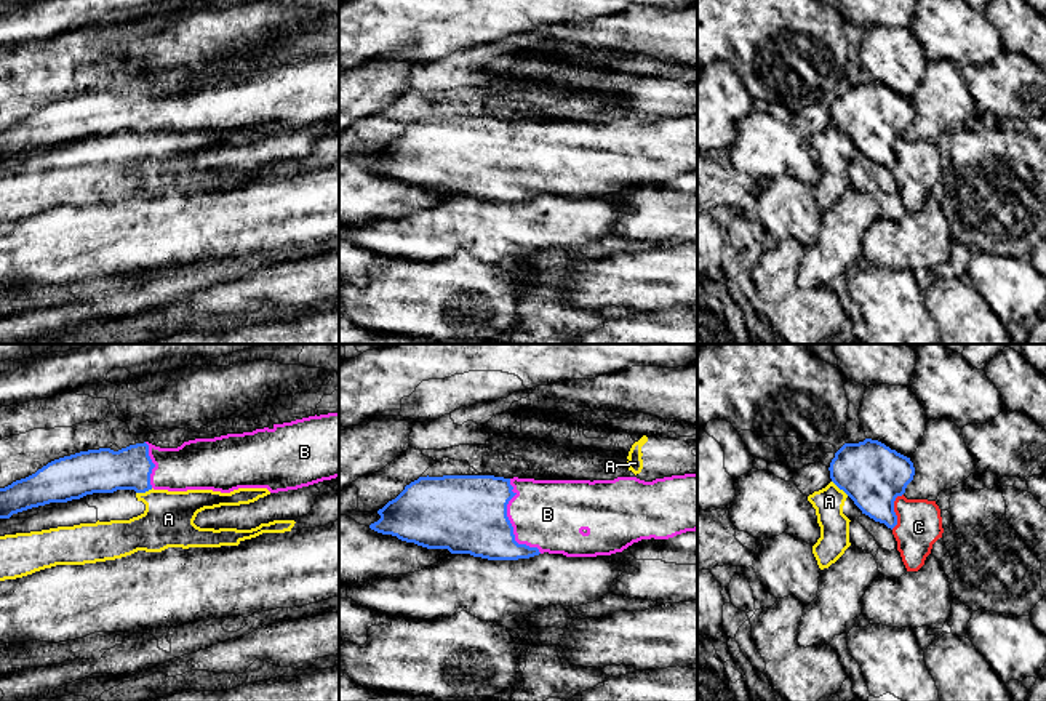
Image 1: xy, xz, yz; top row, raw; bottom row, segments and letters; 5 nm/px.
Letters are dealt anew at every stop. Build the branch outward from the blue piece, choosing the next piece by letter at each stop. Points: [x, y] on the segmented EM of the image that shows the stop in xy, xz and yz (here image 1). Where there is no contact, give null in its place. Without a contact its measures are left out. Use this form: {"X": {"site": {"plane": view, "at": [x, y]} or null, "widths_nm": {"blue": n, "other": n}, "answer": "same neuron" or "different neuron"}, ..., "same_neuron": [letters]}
{"A": {"site": {"plane": "xy", "at": [144, 492]}, "widths_nm": {"blue": 220, "other": 260}, "answer": "different neuron"}, "B": {"site": {"plane": "xz", "at": [509, 522]}, "widths_nm": {"blue": 400, "other": 360}, "answer": "same neuron"}, "C": {"site": {"plane": "yz", "at": [893, 511]}, "widths_nm": {"blue": 320, "other": 220}, "answer": "different neuron"}, "same_neuron": ["B"]}

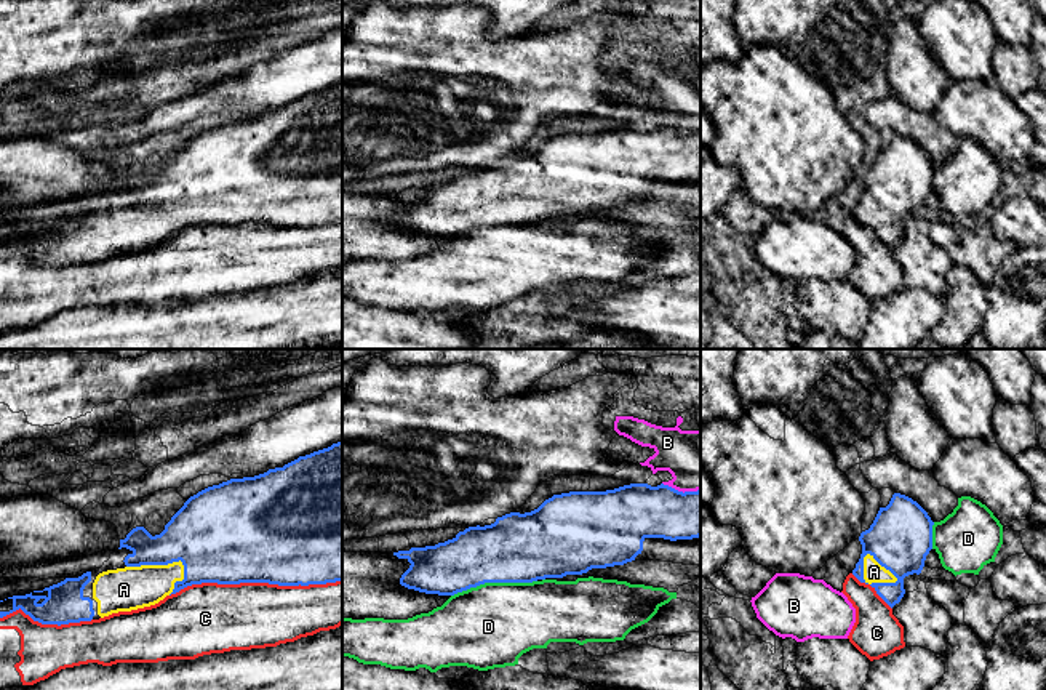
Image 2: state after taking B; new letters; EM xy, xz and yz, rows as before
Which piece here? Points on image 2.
{"A": {"site": {"plane": "xy", "at": [162, 564]}, "widths_nm": {"blue": 340, "other": 220}, "answer": "same neuron"}, "B": {"site": {"plane": "xz", "at": [682, 492]}, "widths_nm": {"blue": 280, "other": 300}, "answer": "different neuron"}, "C": {"site": {"plane": "xy", "at": [255, 581]}, "widths_nm": {"blue": 500, "other": 340}, "answer": "different neuron"}, "D": {"site": {"plane": "xz", "at": [493, 581]}, "widths_nm": {"blue": 360, "other": 420}, "answer": "different neuron"}, "same_neuron": ["A"]}

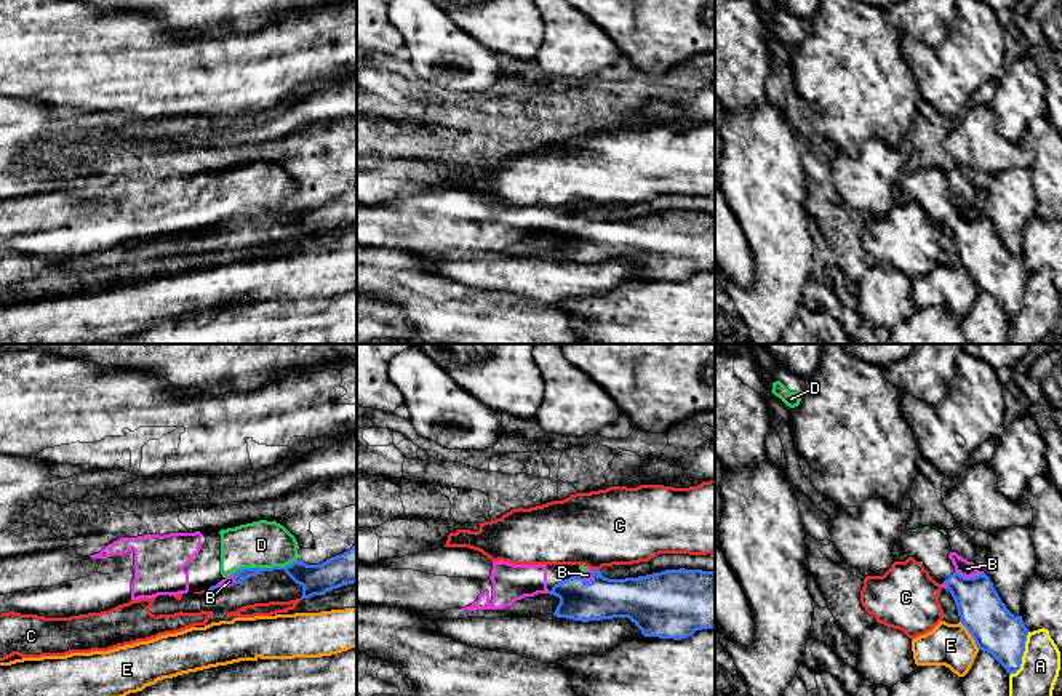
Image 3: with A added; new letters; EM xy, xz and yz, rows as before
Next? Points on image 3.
{"A": {"site": {"plane": "yz", "at": [1022, 655]}, "widths_nm": {"blue": 240, "other": 200}, "answer": "different neuron"}, "B": {"site": {"plane": "yz", "at": [970, 578]}, "widths_nm": {"blue": 220, "other": 80}, "answer": "different neuron"}, "C": {"site": {"plane": "xz", "at": [595, 570]}, "widths_nm": {"blue": 200, "other": 380}, "answer": "different neuron"}, "D": {"site": {"plane": "xy", "at": [264, 568]}, "widths_nm": {"blue": 140, "other": 240}, "answer": "different neuron"}, "E": {"site": {"plane": "yz", "at": [971, 636]}, "widths_nm": {"blue": 240, "other": 220}, "answer": "different neuron"}, "same_neuron": []}

